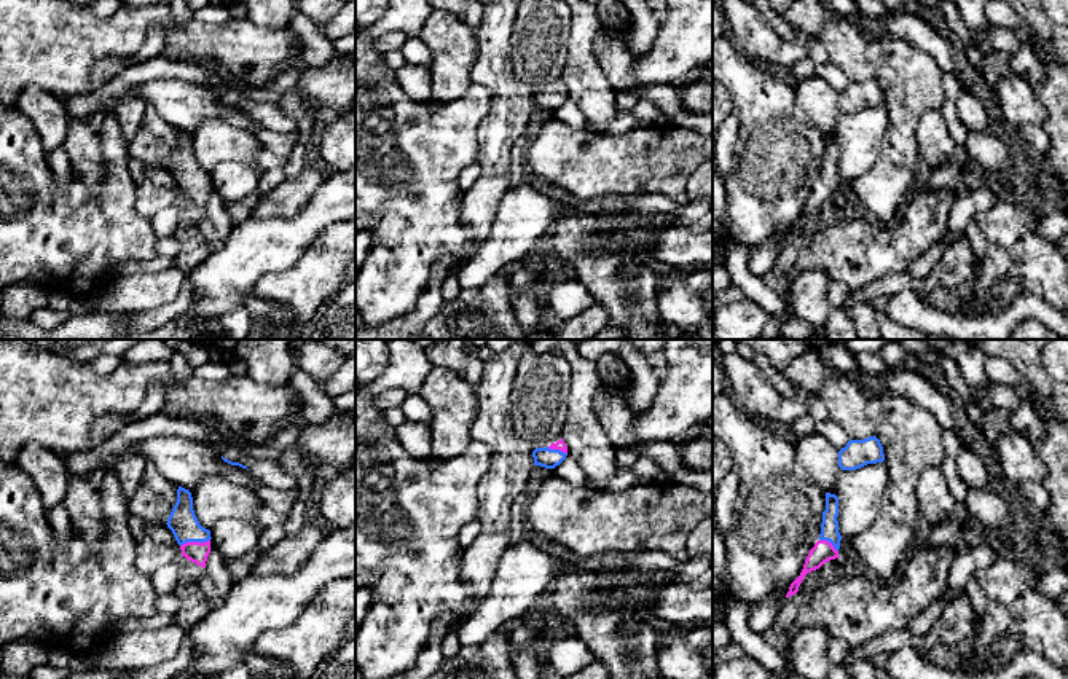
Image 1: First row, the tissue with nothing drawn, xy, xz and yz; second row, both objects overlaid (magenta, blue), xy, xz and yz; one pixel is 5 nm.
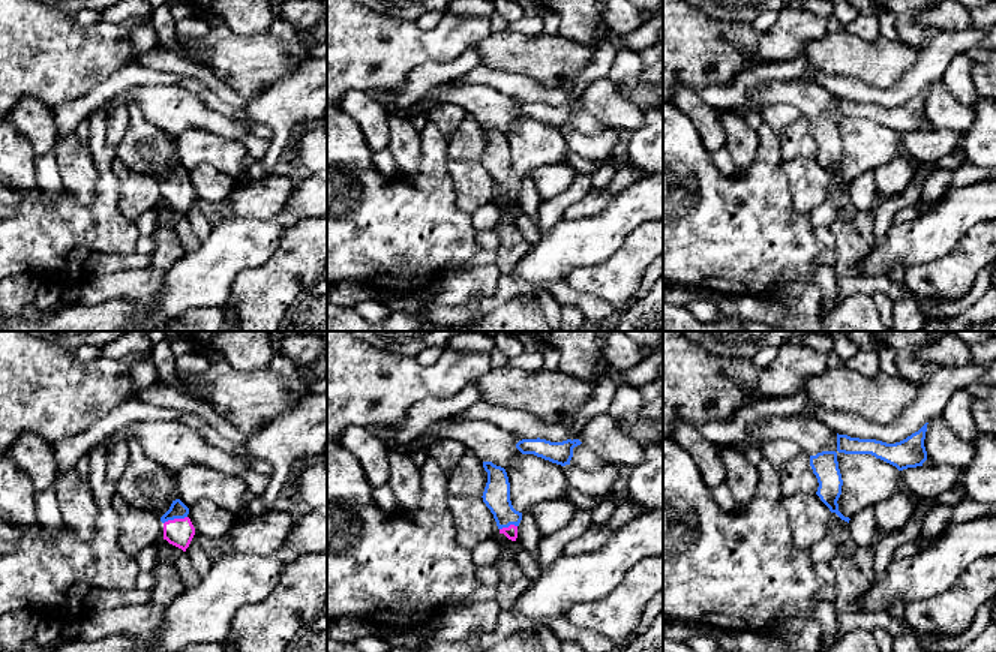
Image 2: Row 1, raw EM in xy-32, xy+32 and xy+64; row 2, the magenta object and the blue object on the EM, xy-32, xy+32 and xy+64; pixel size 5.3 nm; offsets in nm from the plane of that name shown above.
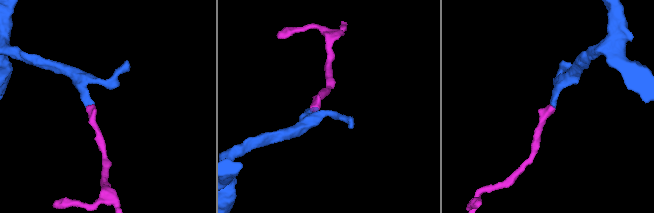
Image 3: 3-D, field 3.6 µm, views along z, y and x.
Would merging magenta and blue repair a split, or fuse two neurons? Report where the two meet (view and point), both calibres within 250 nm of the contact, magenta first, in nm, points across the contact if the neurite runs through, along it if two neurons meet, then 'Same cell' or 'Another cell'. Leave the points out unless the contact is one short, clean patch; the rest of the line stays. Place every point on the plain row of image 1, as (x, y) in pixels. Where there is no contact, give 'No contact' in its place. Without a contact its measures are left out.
Touches magenta at xy (195, 185). Thickness 110 nm (magenta) against 150 nm. Path across: xy (196, 195), (195, 185), (182, 164). Same cell

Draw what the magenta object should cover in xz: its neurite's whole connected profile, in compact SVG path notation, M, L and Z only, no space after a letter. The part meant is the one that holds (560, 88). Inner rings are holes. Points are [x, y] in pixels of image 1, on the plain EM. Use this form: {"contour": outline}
{"contour": "M563 81L547 91L536 91L532 94L534 108L540 108L545 112L555 112L566 102L566 99L567 89Z"}

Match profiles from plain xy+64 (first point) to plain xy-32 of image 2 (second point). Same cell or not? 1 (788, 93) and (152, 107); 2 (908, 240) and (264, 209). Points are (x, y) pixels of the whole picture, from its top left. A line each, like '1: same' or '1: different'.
1: same
2: different

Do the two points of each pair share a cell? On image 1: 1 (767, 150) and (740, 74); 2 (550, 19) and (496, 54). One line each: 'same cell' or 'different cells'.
1: same cell
2: different cells

